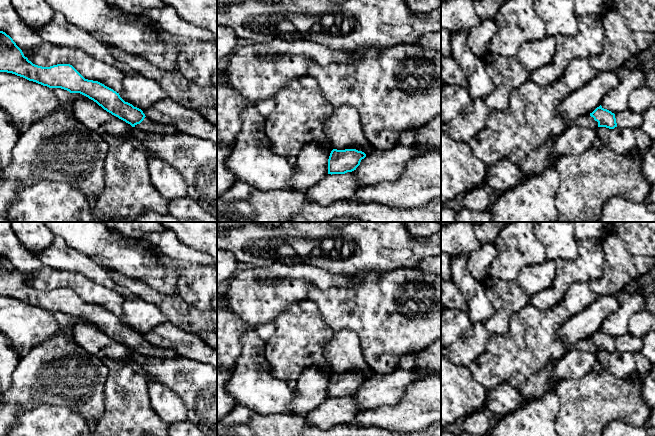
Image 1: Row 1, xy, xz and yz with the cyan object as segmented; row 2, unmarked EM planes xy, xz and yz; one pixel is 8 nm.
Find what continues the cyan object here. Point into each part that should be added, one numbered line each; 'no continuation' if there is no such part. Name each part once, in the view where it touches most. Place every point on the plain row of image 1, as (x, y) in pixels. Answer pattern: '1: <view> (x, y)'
1: yz (587, 345)

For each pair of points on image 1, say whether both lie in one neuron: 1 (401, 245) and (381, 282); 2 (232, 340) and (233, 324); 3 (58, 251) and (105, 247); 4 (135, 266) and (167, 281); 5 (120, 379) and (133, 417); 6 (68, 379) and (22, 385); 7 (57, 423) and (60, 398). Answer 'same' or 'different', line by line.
1: different
2: same
3: different
4: same
5: same
6: same
7: different

